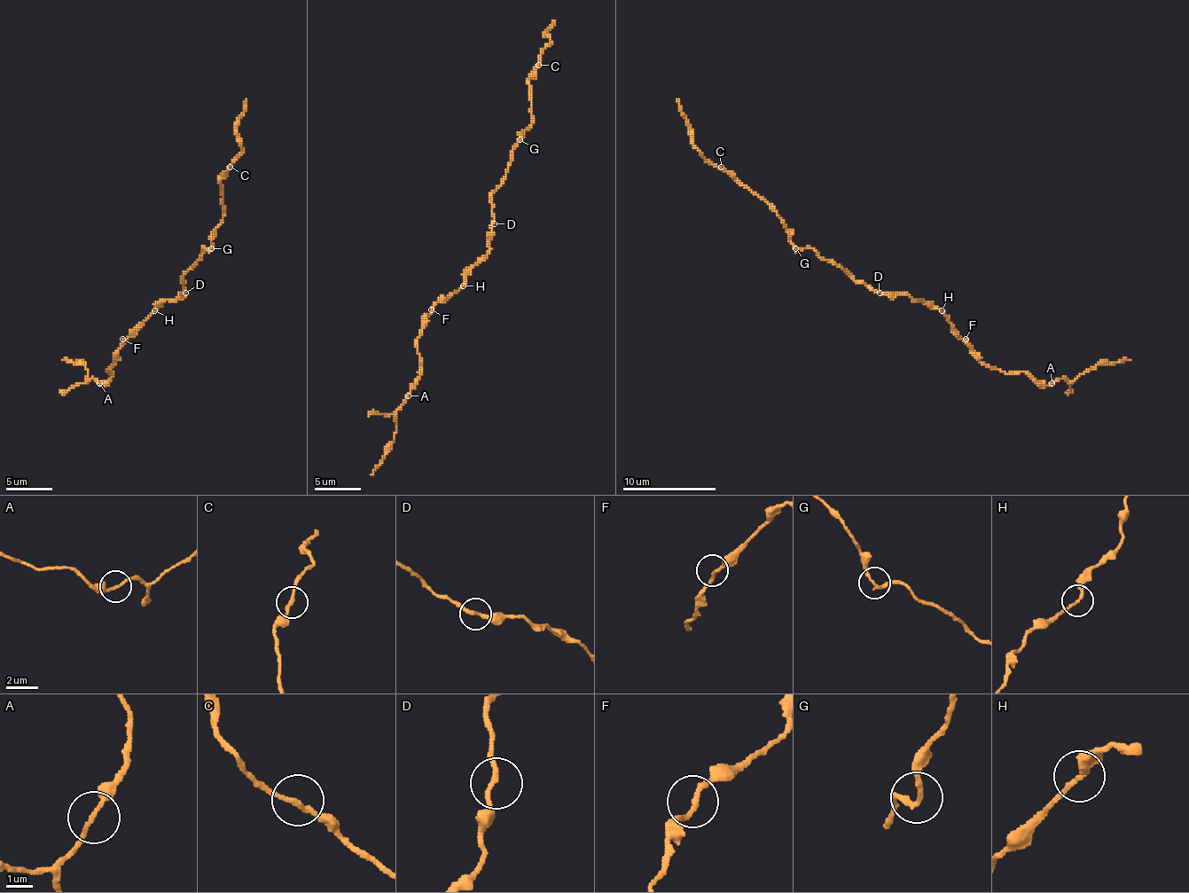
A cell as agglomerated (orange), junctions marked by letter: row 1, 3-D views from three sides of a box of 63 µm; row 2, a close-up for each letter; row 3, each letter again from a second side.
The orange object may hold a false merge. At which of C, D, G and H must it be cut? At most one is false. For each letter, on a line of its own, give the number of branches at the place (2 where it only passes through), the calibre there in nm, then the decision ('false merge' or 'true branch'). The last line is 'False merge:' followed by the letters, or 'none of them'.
C: 2 branches meet; 180 nm thick; true branch
D: 2 branches meet; 180 nm thick; true branch
G: 2 branches meet; 200 nm thick; true branch
H: 2 branches meet; 190 nm thick; true branch
False merge: none of them

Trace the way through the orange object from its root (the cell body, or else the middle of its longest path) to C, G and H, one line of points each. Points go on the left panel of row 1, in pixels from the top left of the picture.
C: (183, 293), (183, 276), (199, 260), (202, 250), (211, 248), (211, 231), (222, 220), (221, 178), (230, 167)
G: (183, 293), (185, 290), (183, 276), (199, 260), (202, 250), (211, 248)
H: (183, 293), (174, 300), (167, 300), (155, 311)

